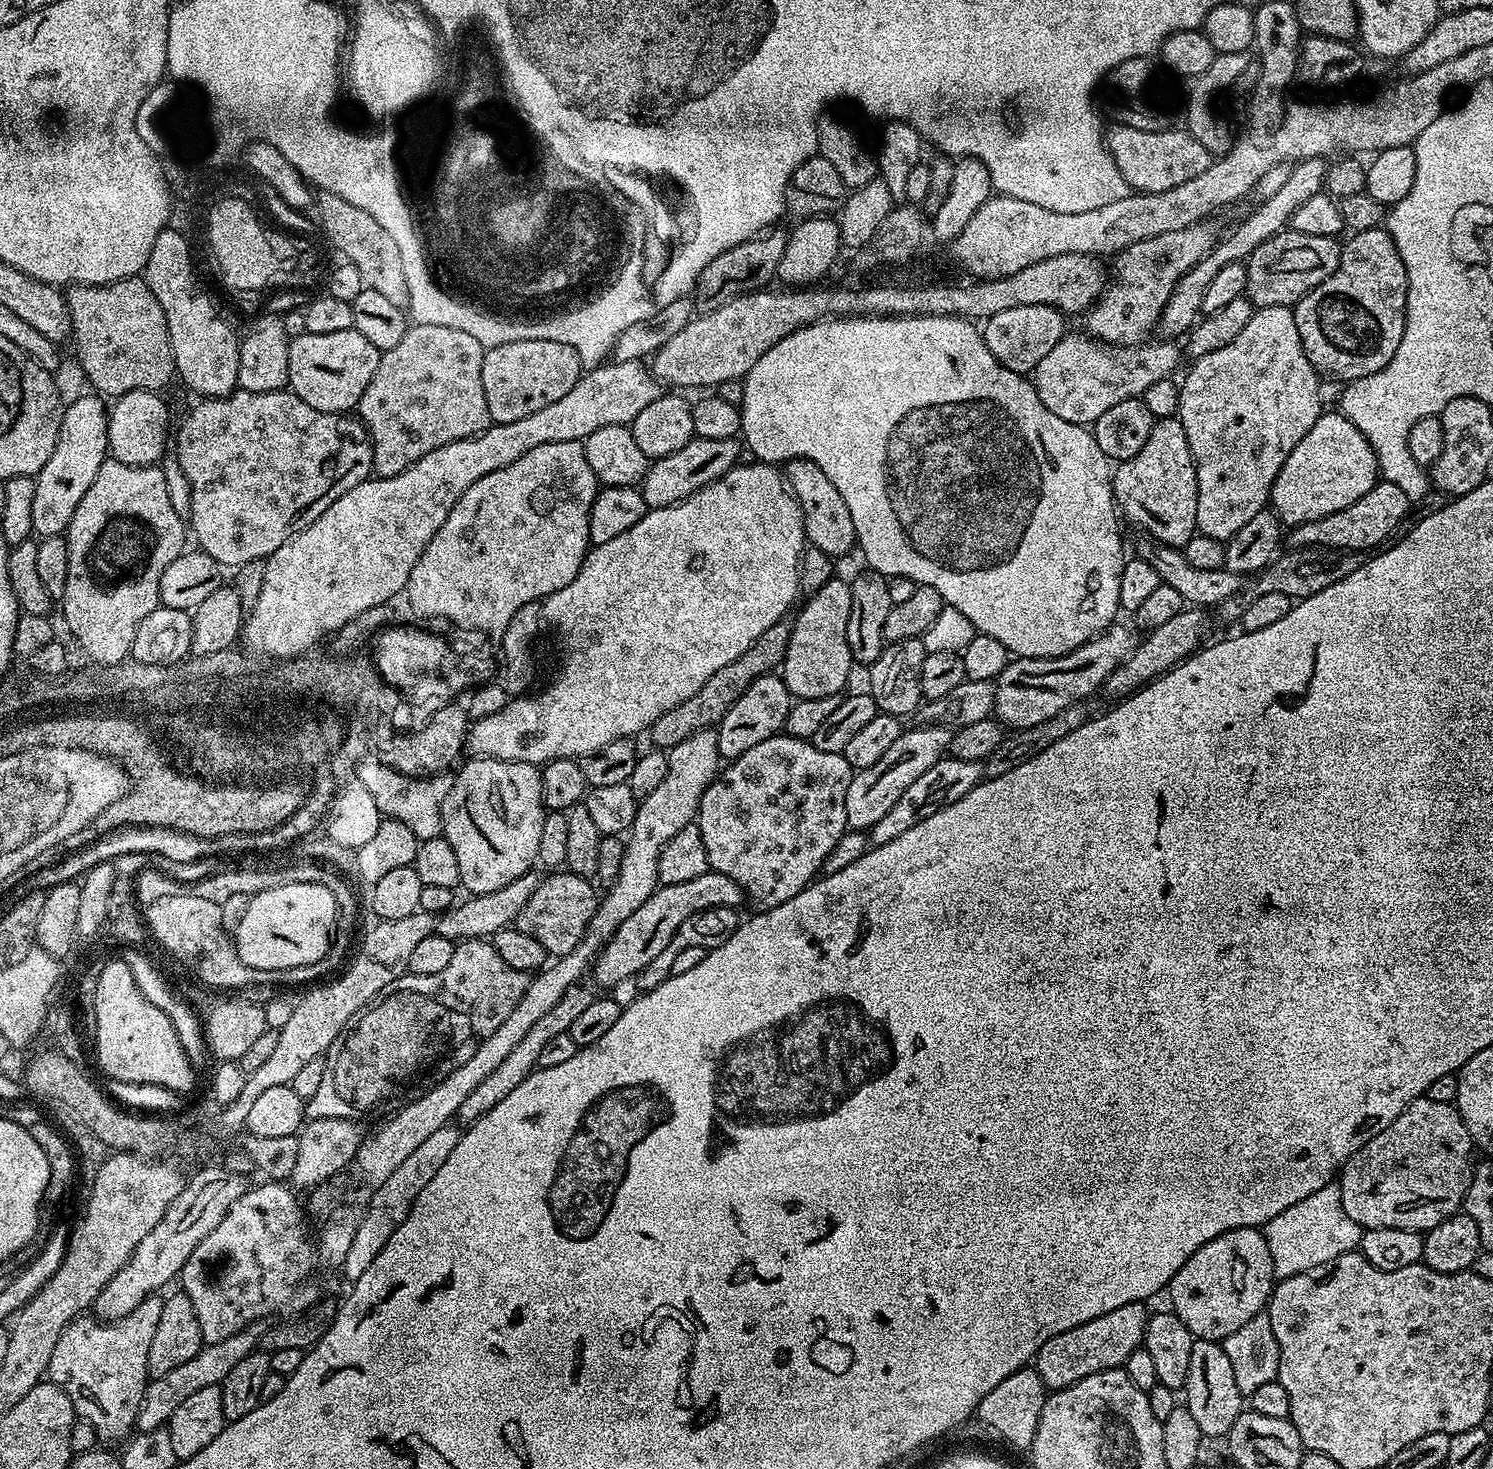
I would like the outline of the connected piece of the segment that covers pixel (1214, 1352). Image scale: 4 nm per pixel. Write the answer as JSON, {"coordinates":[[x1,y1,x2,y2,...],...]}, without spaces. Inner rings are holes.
{"coordinates":[[1193,1339,1190,1350,1190,1374,1186,1385,1187,1392,1186,1407,1194,1417,1194,1422,1198,1422,1198,1430,1202,1430,1202,1434,1206,1438,1227,1437,1228,1431,1232,1429,1234,1422,1246,1408,1245,1397,1238,1390,1233,1367,1226,1358,1226,1350,1223,1349,1222,1343,1214,1340]]}

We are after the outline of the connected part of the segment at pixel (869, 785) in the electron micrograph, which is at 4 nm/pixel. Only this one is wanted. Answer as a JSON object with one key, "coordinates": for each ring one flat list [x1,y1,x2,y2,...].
{"coordinates":[[939,724,919,727,904,730,874,766,857,771,853,775,846,790,846,818,849,829,871,830,874,822,884,817,886,810,890,810,890,806,894,806,894,802,902,798,902,790,906,790,906,786,926,774,926,770,930,770,934,762,944,759,948,744,952,741,952,732]]}

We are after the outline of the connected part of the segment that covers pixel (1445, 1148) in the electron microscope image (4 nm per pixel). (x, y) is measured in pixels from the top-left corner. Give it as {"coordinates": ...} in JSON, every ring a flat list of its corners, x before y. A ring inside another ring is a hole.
{"coordinates":[[1422,1095,1382,1134,1370,1138,1345,1162,1338,1173,1338,1183,1342,1194,1342,1210,1358,1222,1361,1229,1397,1228,1421,1234,1429,1232,1438,1222,1446,1222,1446,1218,1457,1215,1464,1203,1464,1196,1472,1181,1474,1171,1474,1145,1471,1134,1466,1130,1466,1122,1460,1116,1455,1104,1434,1102,1427,1095]]}

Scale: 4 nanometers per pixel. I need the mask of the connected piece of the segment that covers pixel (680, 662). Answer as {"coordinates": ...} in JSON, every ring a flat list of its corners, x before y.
{"coordinates":[[737,463,726,475,698,490,689,500,665,508,651,509,641,520,634,522,634,526,630,526,626,534,618,534,618,538,611,542,595,545,585,556,578,574,574,574,574,582,570,582,570,586,562,586,562,590,554,590,554,594,542,601,544,624,556,628,556,636,564,647,560,652,560,665,557,666,552,681,541,692,533,691,531,694,509,699,508,704,498,710,498,714,490,714,469,727,466,748,469,753,472,751,473,757,543,766,552,760,575,760,589,756,602,750,602,746,610,742,635,737,635,732,643,733,651,728,655,720,666,714,666,710,674,710,674,706,686,702,686,698,694,698,694,694,698,694,698,690,702,690,702,686,710,682,710,677,722,670,722,666,730,666,734,658,742,658,742,654,746,654,746,650,750,650,750,646,754,646,754,642,758,642,758,638,762,638,762,634,766,634,770,626,785,619,789,615,788,611,793,611,797,603,796,595,801,595,802,592,800,558,806,548,804,515,798,506,796,495,788,486,785,473,777,465,744,463]]}

